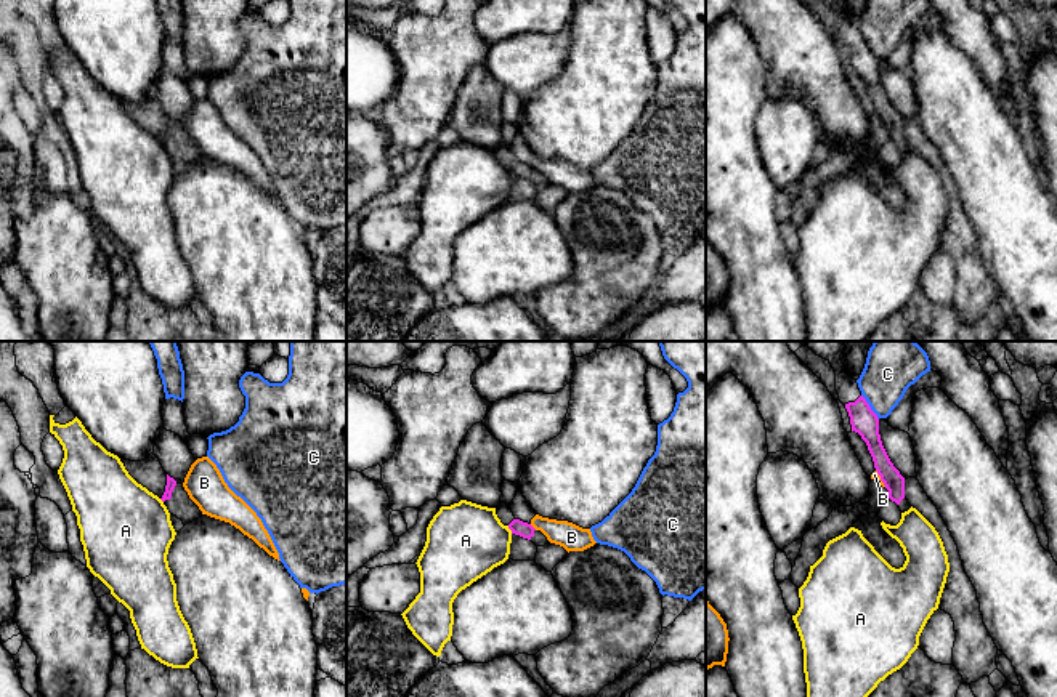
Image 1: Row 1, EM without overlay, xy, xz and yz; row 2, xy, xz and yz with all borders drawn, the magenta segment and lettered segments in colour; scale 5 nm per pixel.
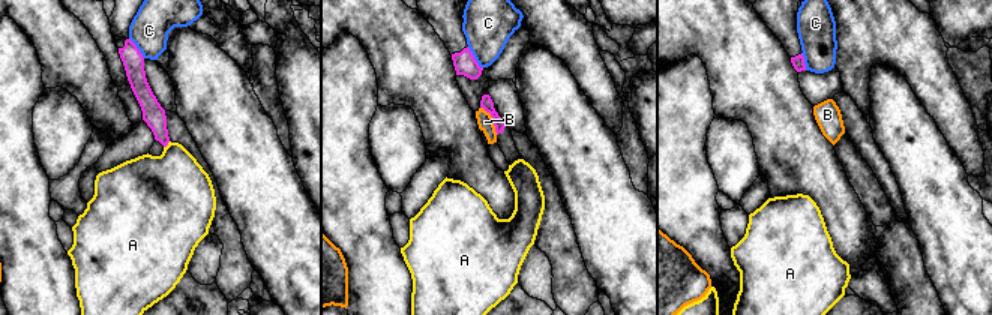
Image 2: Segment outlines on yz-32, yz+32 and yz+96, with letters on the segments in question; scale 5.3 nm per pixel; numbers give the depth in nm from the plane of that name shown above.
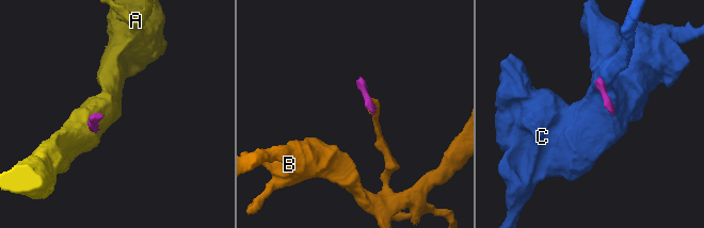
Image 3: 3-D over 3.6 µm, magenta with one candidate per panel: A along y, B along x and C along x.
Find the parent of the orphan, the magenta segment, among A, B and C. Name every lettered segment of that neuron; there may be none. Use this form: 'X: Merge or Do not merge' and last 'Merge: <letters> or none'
A: Do not merge
B: Do not merge
C: Do not merge
Merge: none

